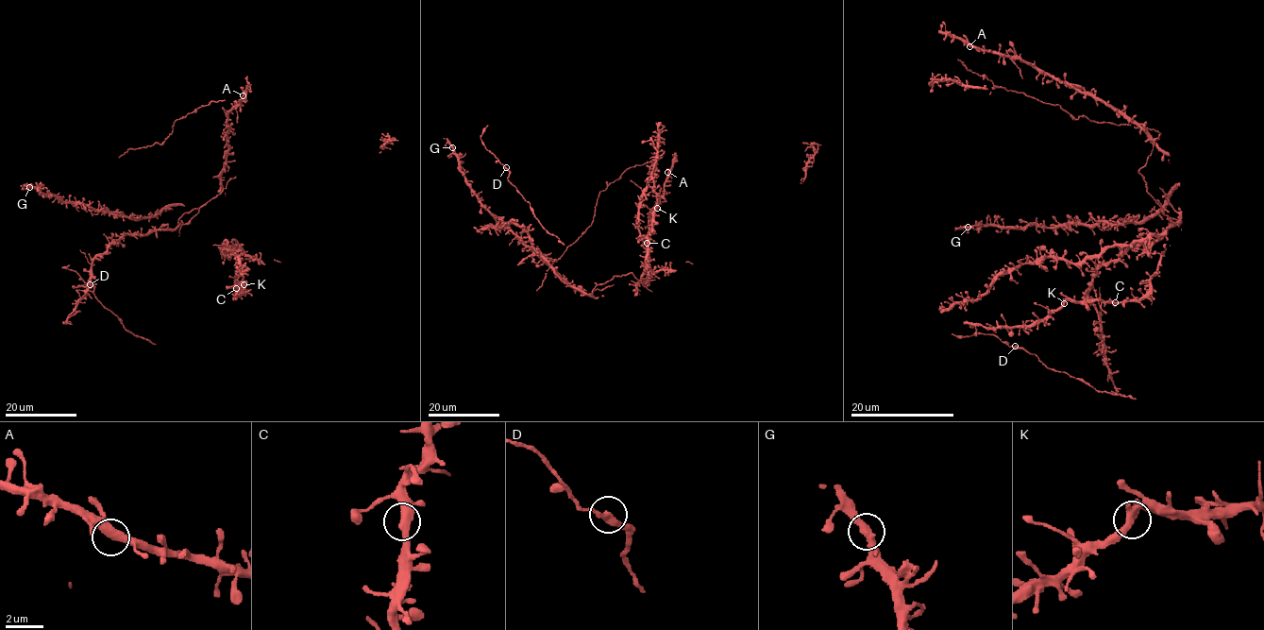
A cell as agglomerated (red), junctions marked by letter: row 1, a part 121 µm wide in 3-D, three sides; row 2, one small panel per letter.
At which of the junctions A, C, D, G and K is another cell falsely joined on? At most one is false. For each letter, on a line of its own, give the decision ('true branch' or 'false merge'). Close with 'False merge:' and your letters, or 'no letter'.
A: true branch
C: true branch
D: true branch
G: true branch
K: true branch
False merge: no letter

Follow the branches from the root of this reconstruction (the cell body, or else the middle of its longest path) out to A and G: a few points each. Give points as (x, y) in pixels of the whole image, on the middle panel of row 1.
A: (642, 283), (636, 285), (647, 260), (648, 213), (663, 193), (667, 172)
G: (642, 283), (631, 273), (597, 285), (590, 295), (564, 286), (564, 280), (481, 203), (466, 182), (452, 147)

